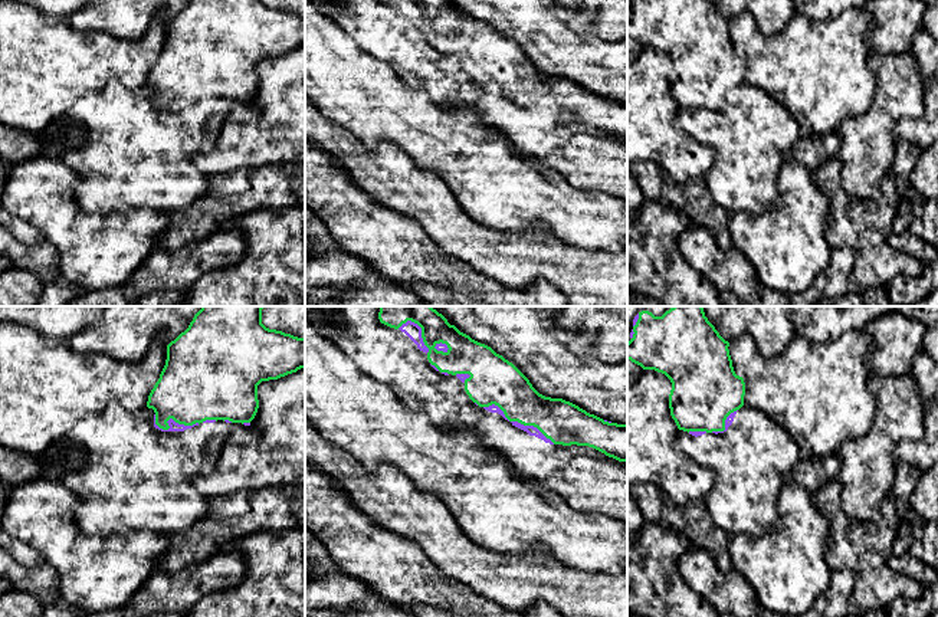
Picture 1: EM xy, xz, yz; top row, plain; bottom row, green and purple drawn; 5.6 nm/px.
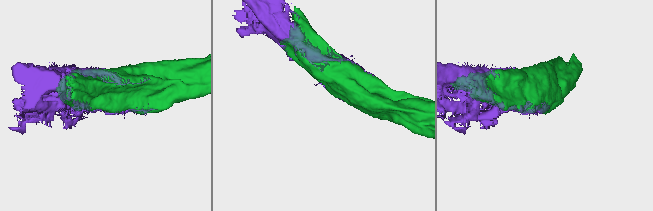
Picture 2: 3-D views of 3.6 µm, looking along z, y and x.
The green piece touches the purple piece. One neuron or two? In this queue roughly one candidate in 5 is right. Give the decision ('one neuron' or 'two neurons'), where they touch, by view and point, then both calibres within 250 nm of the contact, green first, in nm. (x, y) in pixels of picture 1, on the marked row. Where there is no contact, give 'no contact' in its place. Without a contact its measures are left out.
one neuron | xz (518, 422) | 240/60 nm

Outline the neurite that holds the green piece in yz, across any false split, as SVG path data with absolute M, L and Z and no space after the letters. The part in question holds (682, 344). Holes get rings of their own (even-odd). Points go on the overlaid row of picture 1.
M672 306L662 316L642 311L633 319L630 338L627 360L670 380L669 408L679 430L695 437L728 430L744 406L745 383L734 371L729 342L708 321L702 306Z

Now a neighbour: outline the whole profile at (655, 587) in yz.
M646 522L636 542L627 542L627 611L640 617L721 617L695 593L679 571L679 559L692 548L688 538Z

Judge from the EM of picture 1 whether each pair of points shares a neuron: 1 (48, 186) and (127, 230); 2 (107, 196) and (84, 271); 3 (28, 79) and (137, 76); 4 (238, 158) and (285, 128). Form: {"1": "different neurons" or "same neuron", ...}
{"1": "same neuron", "2": "different neurons", "3": "same neuron", "4": "same neuron"}

